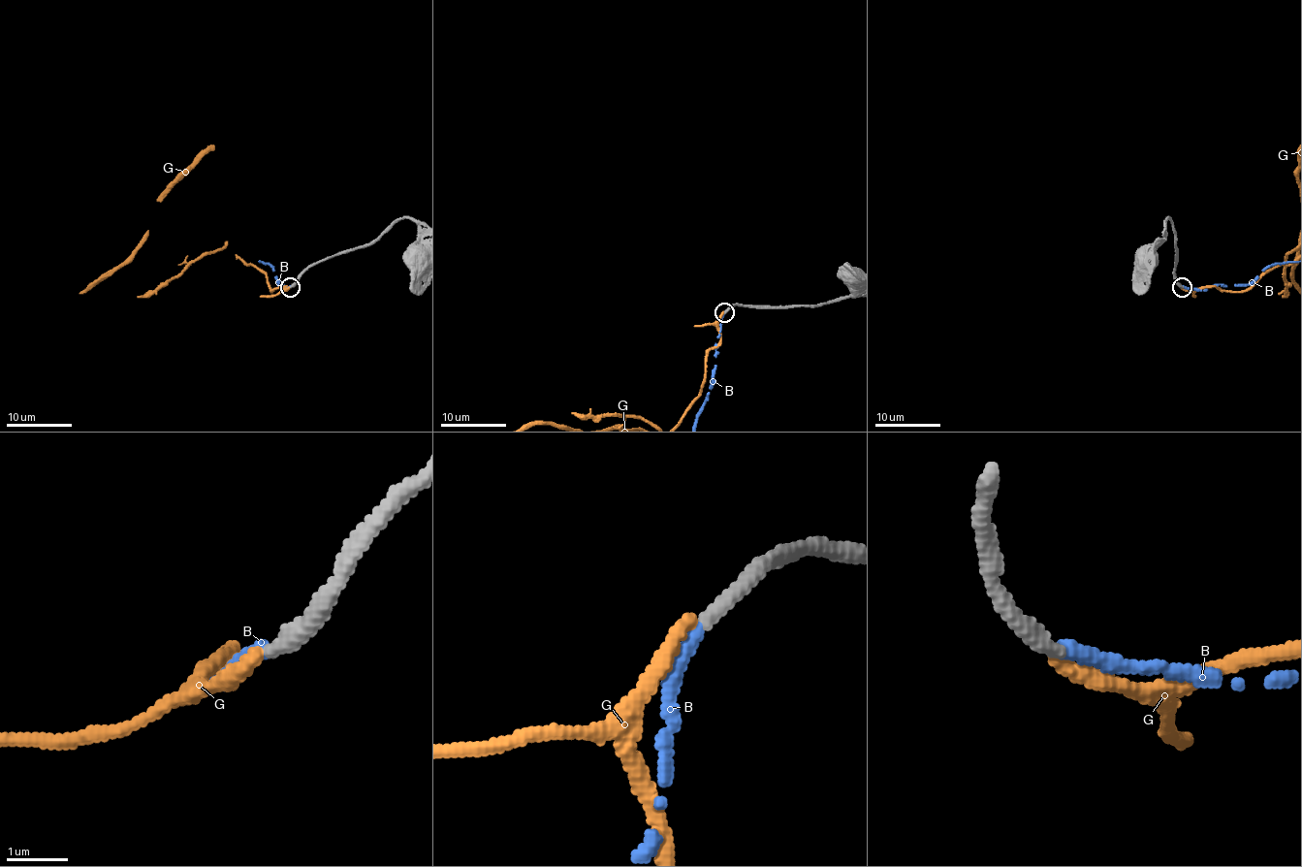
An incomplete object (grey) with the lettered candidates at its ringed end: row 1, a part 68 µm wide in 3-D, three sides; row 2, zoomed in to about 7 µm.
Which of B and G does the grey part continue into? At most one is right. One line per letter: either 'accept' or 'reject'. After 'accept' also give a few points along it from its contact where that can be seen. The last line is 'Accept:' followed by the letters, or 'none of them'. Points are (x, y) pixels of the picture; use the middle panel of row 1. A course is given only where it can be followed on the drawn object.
B: accept
G: reject
Accept: B

